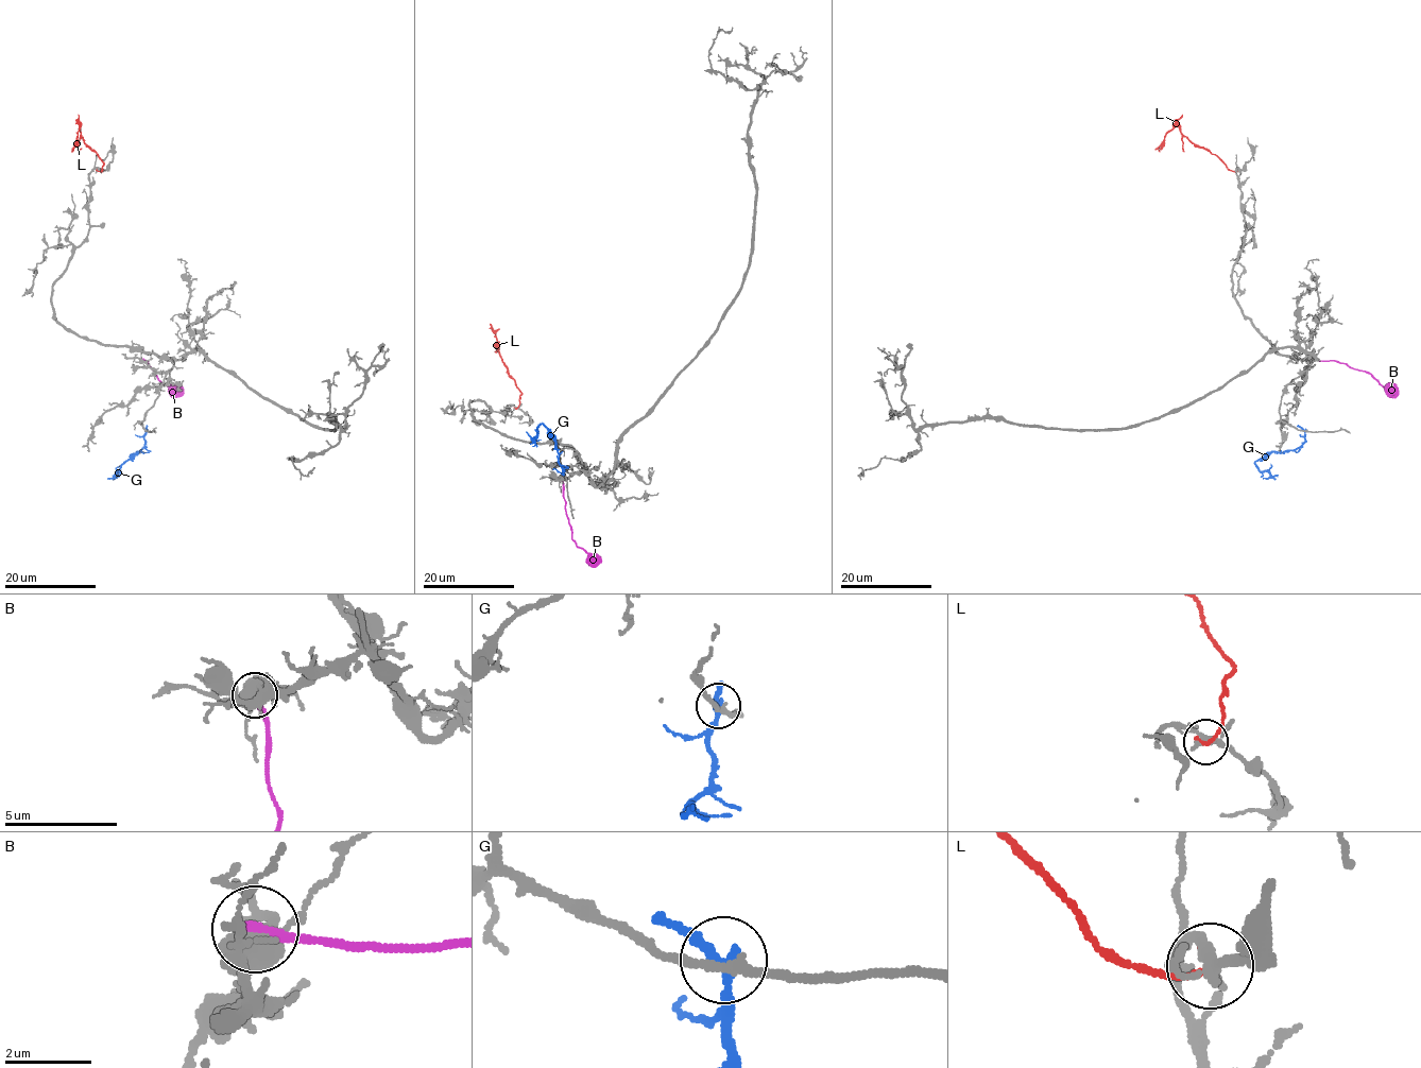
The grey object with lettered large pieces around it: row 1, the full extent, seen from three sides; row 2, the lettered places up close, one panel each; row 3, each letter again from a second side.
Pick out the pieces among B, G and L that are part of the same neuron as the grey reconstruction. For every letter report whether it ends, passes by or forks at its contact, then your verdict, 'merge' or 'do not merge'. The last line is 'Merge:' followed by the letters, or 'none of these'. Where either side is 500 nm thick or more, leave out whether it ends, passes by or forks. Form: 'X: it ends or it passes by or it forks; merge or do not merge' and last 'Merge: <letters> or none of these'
B: it ends; do not merge
G: it passes by; do not merge
L: it ends; merge
Merge: L

